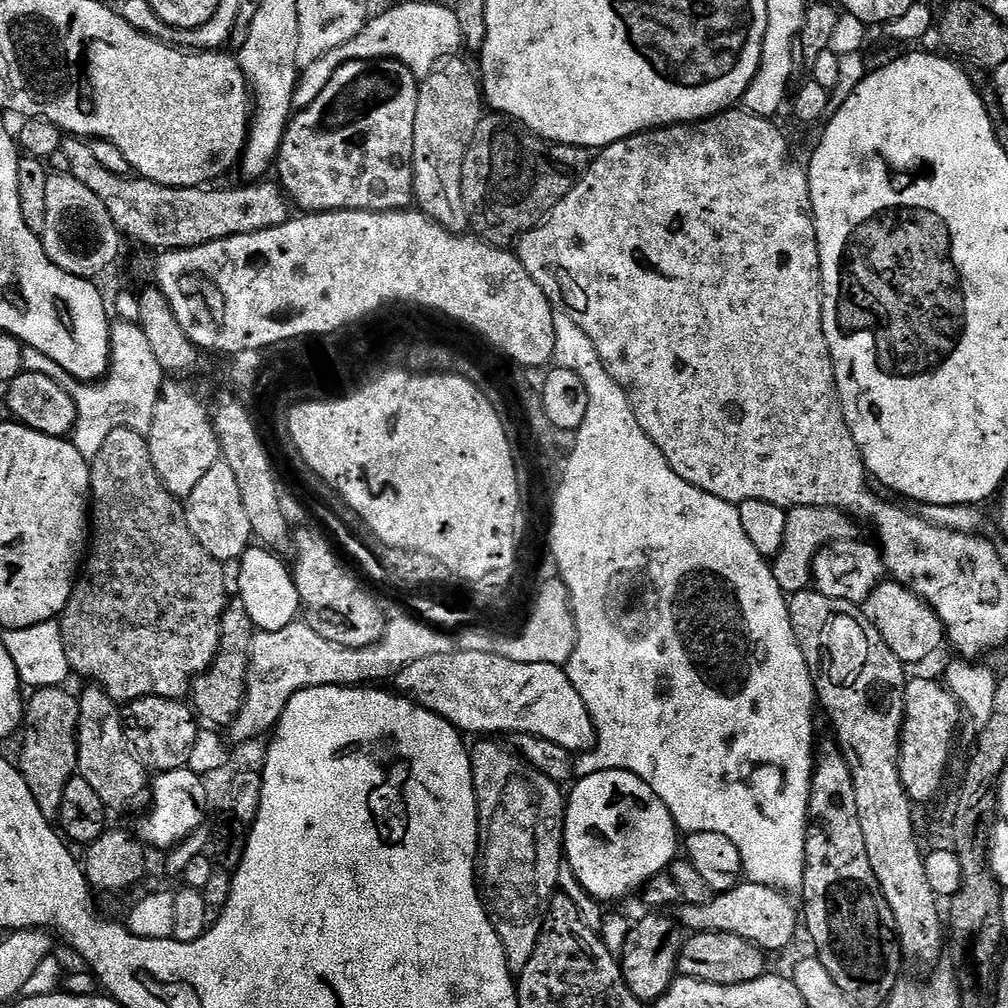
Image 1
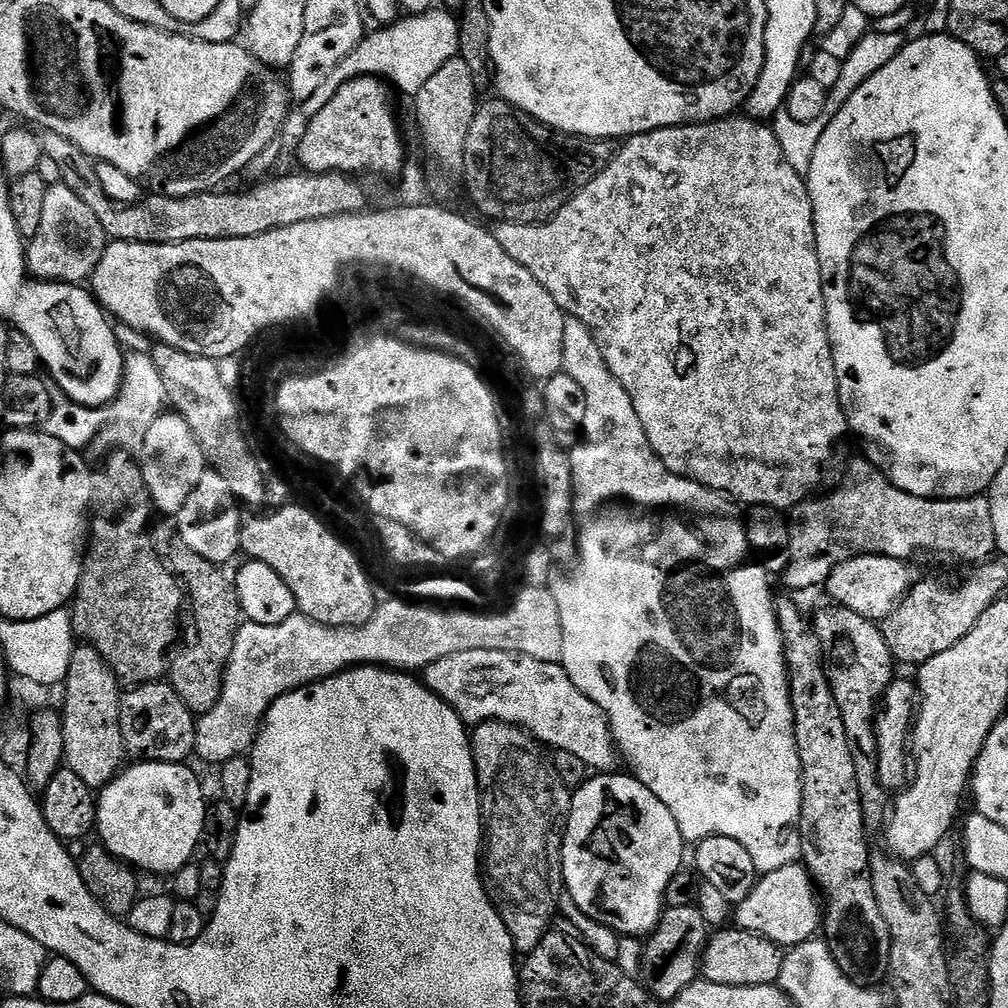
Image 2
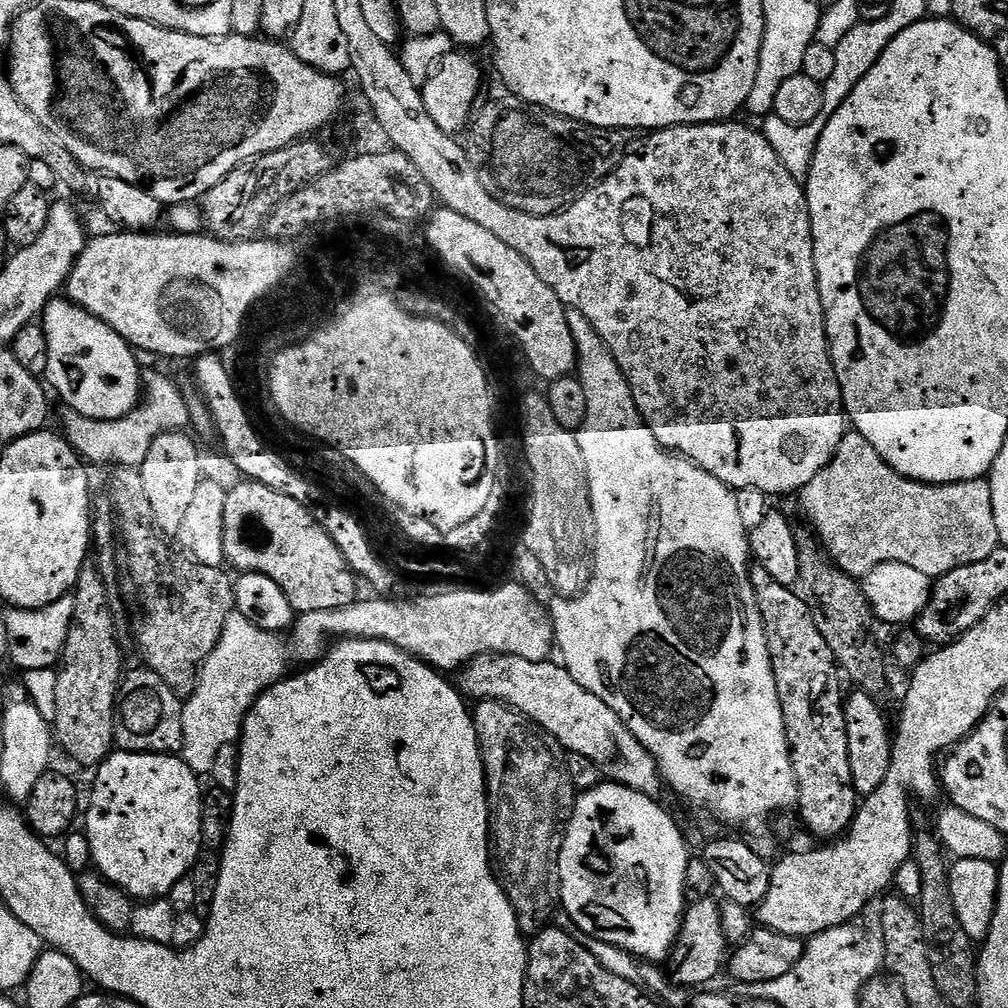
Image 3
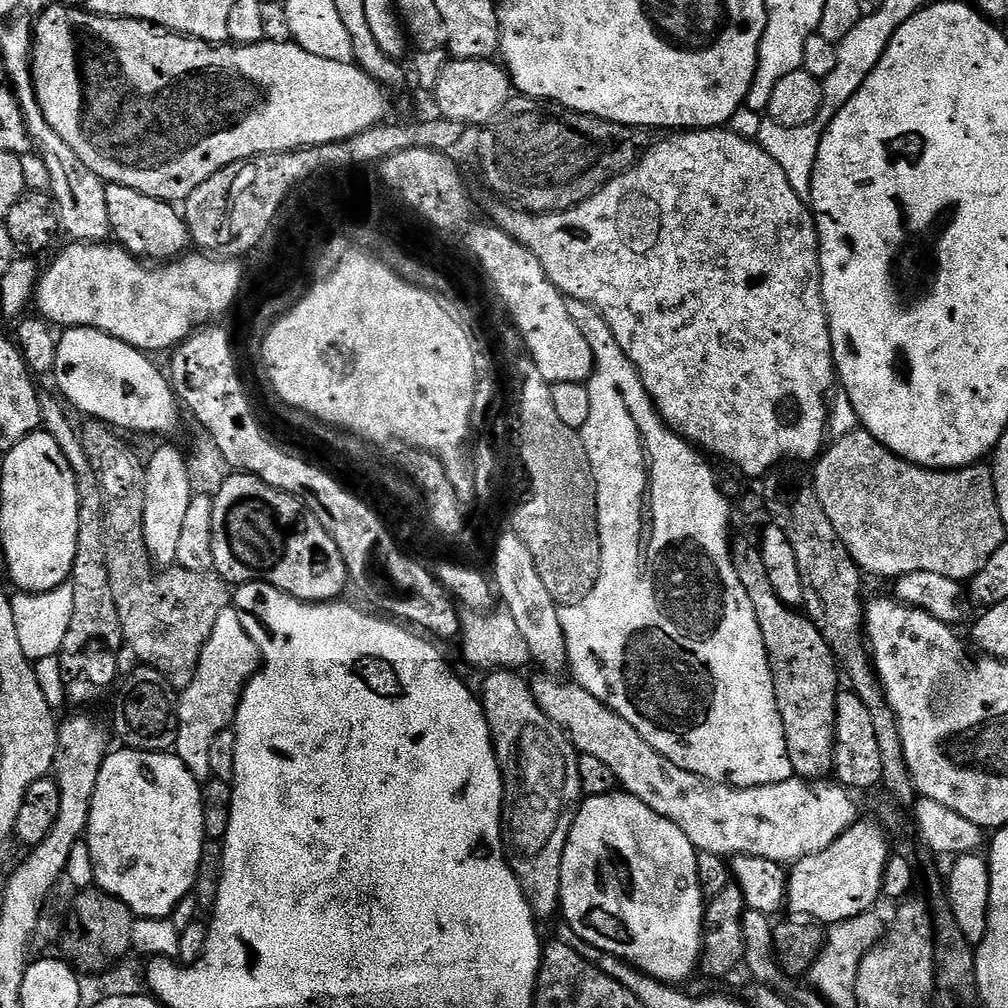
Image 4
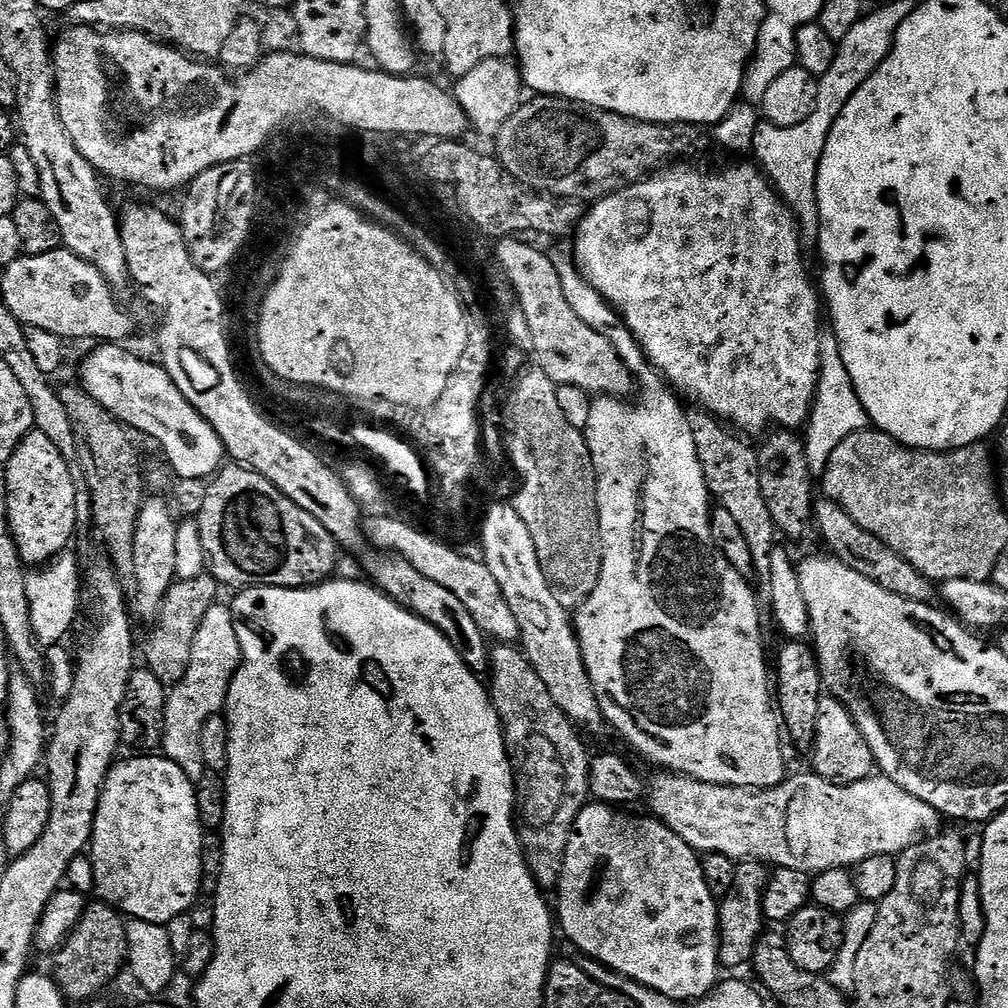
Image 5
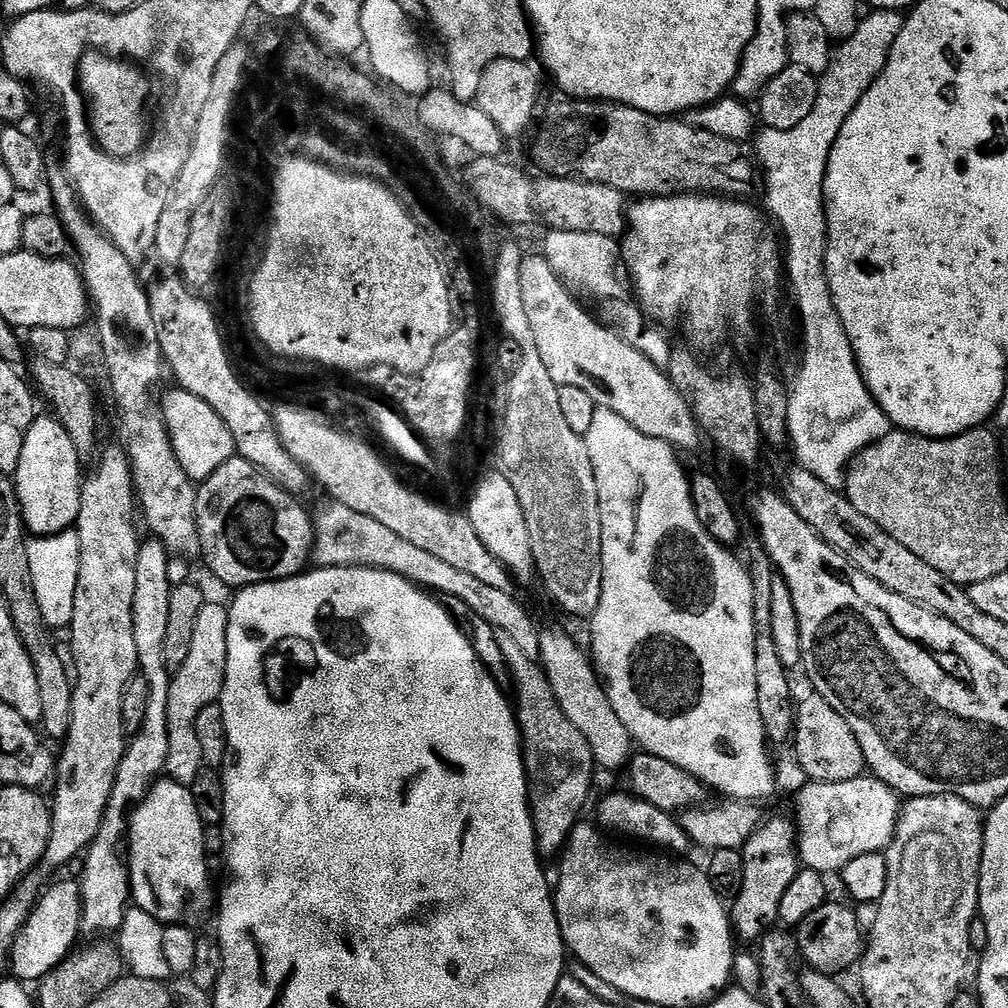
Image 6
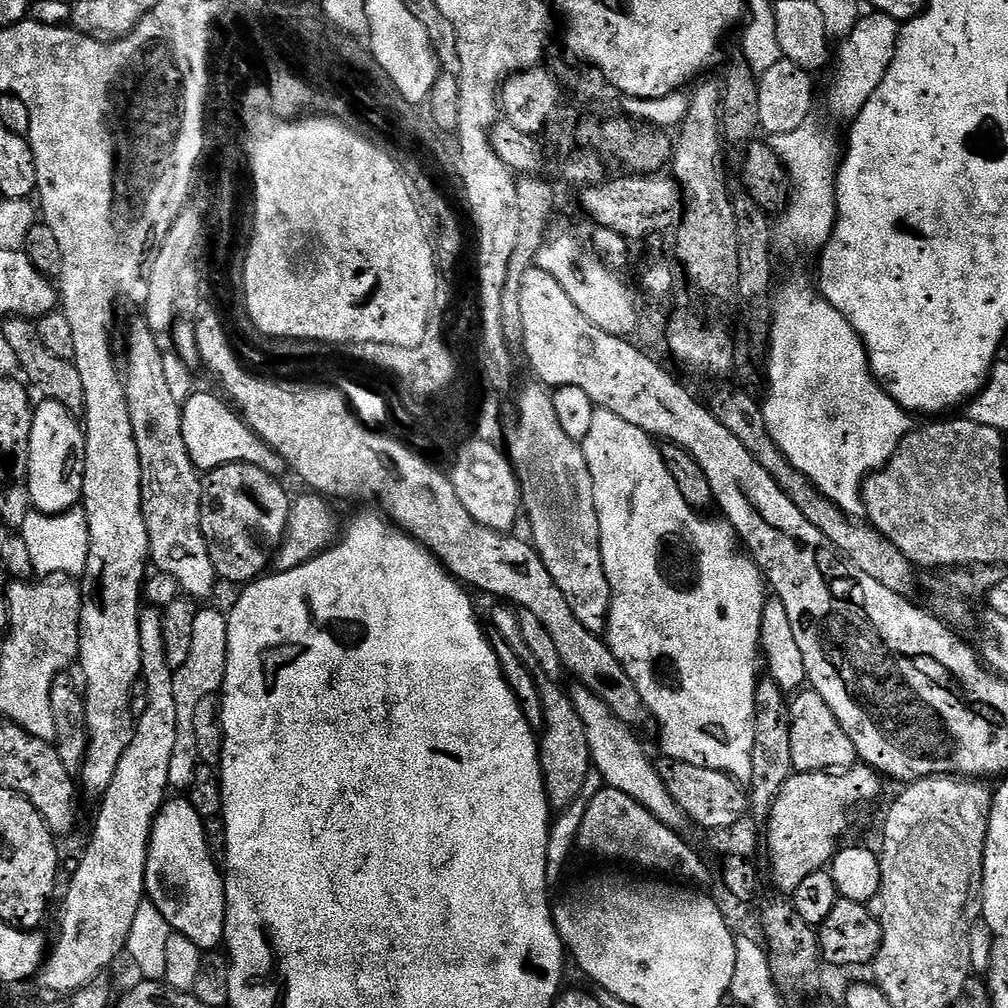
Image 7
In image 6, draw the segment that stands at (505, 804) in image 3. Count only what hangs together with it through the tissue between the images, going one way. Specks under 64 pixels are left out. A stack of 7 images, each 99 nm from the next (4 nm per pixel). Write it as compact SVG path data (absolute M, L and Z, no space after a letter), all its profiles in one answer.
M496 630L495 638L512 676L511 691L516 691L514 711L528 775L528 806L532 810L536 850L541 857L556 858L568 843L568 836L581 819L580 811L587 806L588 795L592 792L594 761L590 742L586 742L574 722L562 714L562 706L558 706L558 698L554 698L554 686L550 686L550 678L546 678L540 661L526 658L526 653L509 633Z

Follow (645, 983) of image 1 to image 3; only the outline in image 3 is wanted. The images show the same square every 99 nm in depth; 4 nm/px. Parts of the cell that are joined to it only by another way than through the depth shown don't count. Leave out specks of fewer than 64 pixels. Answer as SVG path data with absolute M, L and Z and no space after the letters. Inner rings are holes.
M716 898L693 900L684 909L684 921L680 923L678 938L666 961L666 972L671 982L678 987L689 990L700 990L711 980L725 971L730 959L730 945L726 934L722 934L721 901ZM704 984L704 985L703 985ZM696 988L696 989L695 989Z

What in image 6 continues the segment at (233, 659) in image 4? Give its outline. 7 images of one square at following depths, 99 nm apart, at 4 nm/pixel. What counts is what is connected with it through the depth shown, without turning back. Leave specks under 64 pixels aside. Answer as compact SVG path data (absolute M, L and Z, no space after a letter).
M205 602L202 611L198 613L198 619L194 621L194 639L190 641L190 654L186 657L186 662L173 675L170 686L170 702L168 703L168 725L170 726L170 754L166 754L166 776L167 779L177 780L179 784L192 785L194 778L205 767L202 758L202 745L198 743L198 730L196 729L196 719L198 714L206 706L217 703L224 689L224 679L226 678L226 626L228 625L228 608L225 605Z

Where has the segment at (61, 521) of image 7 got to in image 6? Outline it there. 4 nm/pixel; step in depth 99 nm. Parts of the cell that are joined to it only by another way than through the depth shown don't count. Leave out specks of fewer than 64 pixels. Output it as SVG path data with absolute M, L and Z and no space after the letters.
M69 530L53 536L32 536L26 546L26 558L30 558L30 578L34 578L34 594L38 598L42 618L48 623L49 629L67 629L74 618L74 598L78 590L78 534Z

